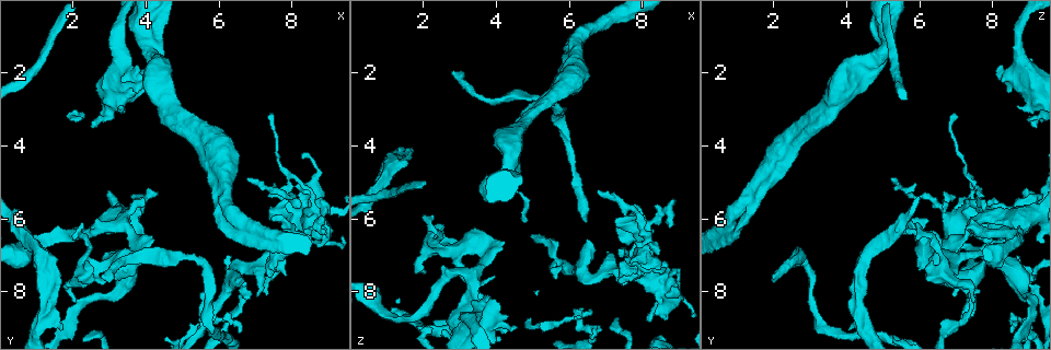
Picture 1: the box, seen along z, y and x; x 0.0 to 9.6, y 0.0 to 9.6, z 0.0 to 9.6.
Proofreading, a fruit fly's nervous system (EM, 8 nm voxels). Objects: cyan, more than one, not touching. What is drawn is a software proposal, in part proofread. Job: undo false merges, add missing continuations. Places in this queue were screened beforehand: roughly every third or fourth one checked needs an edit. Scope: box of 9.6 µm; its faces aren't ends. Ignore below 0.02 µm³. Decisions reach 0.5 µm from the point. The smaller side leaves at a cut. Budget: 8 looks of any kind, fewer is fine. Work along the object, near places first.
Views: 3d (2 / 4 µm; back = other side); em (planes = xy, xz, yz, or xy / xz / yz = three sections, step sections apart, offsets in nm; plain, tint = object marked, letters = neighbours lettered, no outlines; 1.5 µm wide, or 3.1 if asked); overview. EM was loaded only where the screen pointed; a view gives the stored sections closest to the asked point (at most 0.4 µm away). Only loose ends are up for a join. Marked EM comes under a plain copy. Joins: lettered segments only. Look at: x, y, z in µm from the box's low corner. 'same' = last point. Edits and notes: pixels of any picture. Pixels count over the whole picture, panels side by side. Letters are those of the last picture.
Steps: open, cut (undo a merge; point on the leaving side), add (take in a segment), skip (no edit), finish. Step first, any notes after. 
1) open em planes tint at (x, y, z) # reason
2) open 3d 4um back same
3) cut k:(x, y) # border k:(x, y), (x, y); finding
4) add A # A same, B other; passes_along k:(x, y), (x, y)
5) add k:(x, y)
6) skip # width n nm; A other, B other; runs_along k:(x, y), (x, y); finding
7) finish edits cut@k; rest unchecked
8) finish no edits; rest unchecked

open em yz step 4 tint at (7.35, 7.60, 6.15) # branch stops here

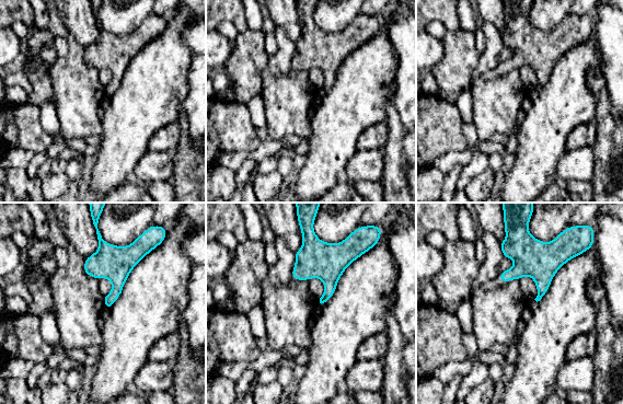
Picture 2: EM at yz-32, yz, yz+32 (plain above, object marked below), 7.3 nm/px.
open em planes letters same

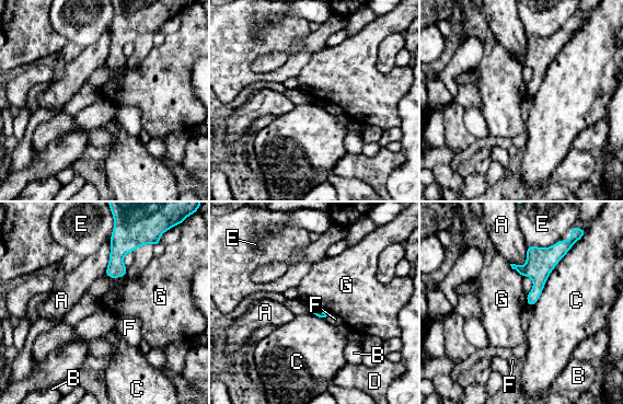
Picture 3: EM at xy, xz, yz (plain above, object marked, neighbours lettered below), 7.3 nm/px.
skip # longest_contact C 550 nm; A other, B other, C other, D other, E other, F other, G other; no lettered segment goes on from it

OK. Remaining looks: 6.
open 3d 2um at (2.75, 7.60, 2.05) # branch stops here

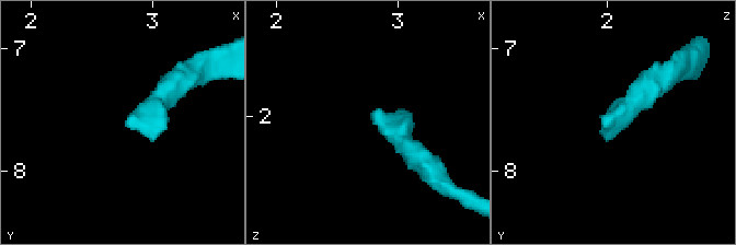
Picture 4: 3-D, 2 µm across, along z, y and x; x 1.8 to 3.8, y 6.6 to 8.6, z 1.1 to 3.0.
open em planes letters at (2.76, 7.60, 2.00)

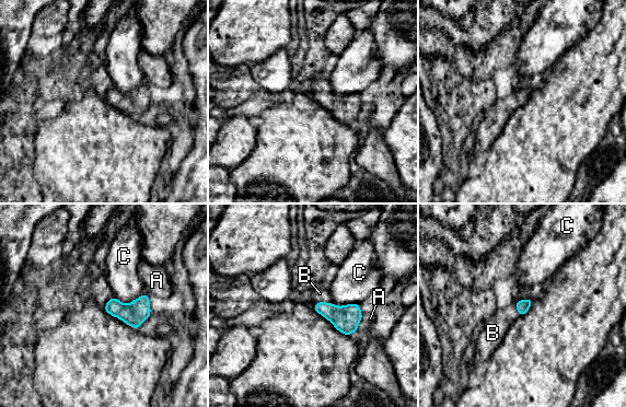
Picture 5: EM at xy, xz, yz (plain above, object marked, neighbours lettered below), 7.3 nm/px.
add B # longest_contact C 240 nm; A other, B same, C other; passes_along 5:(346, 318), (323, 302), (320, 293); the neuron continues

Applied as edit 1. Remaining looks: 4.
open 3d 2um at (1.70, 9.10, 4.10) # an open end

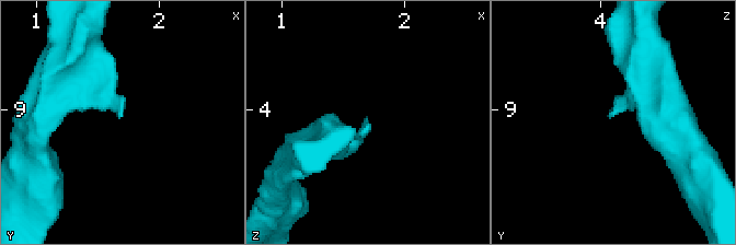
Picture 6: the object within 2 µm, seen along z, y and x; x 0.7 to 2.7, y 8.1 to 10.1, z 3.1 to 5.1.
open em yz step 4 tint at (1.70, 9.06, 4.12) # need the tissue

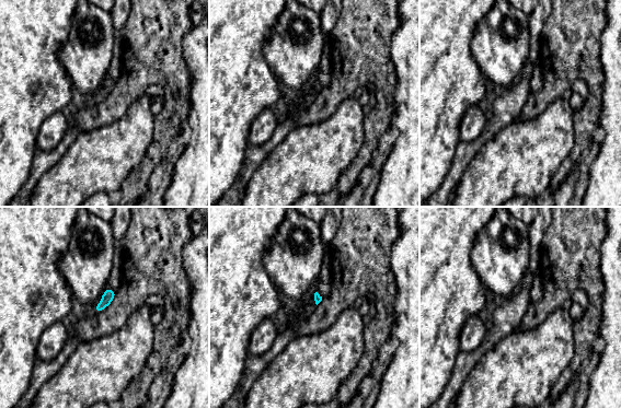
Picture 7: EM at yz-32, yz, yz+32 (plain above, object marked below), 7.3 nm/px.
open em yz step 4 letters same

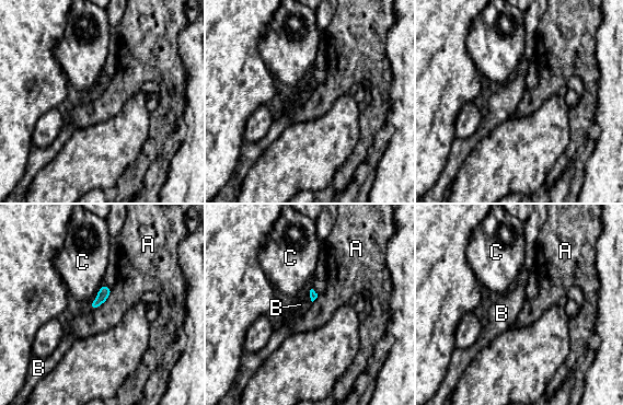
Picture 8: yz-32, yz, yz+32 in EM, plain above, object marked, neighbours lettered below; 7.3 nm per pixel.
skip # A other, B other, C other; border 8:(112, 289), (102, 303), (90, 309); none of them fits

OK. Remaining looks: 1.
finish edits add@5; rest unchecked

